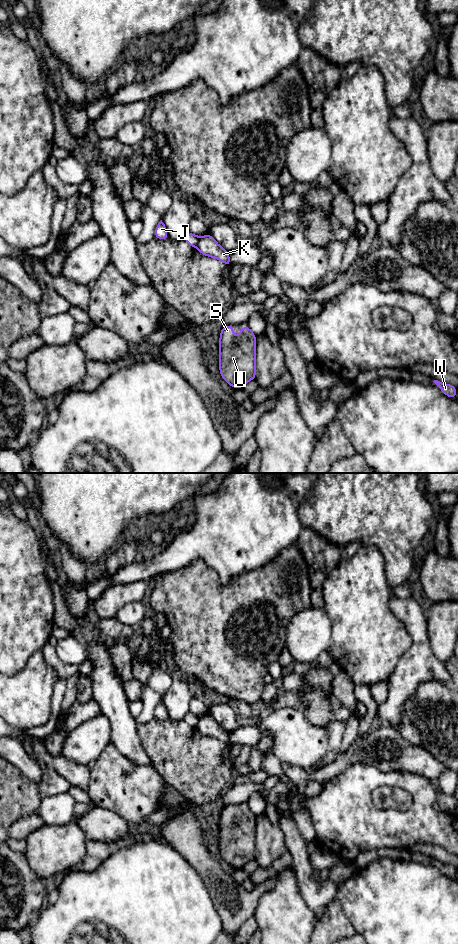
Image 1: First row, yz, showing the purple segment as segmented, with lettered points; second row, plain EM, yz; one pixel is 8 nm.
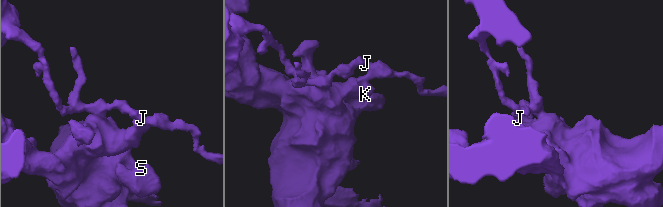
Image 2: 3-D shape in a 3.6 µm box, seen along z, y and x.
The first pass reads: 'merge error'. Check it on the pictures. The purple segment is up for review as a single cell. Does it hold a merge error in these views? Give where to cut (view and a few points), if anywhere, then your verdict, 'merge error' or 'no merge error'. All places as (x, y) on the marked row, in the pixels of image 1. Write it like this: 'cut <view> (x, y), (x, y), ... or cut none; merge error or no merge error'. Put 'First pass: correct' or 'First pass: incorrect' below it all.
cut yz (200, 237), (197, 247); merge error
First pass: correct

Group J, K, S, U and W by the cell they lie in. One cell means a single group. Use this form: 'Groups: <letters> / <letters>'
Groups: J / K S U W

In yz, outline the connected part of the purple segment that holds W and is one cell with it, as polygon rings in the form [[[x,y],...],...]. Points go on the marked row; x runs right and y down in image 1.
[[[438,380],[433,381],[439,389],[449,398],[455,399],[456,398],[456,393],[457,393],[457,388],[451,384],[444,384]]]

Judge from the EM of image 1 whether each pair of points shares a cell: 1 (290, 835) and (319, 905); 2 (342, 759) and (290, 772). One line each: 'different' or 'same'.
1: same
2: same

